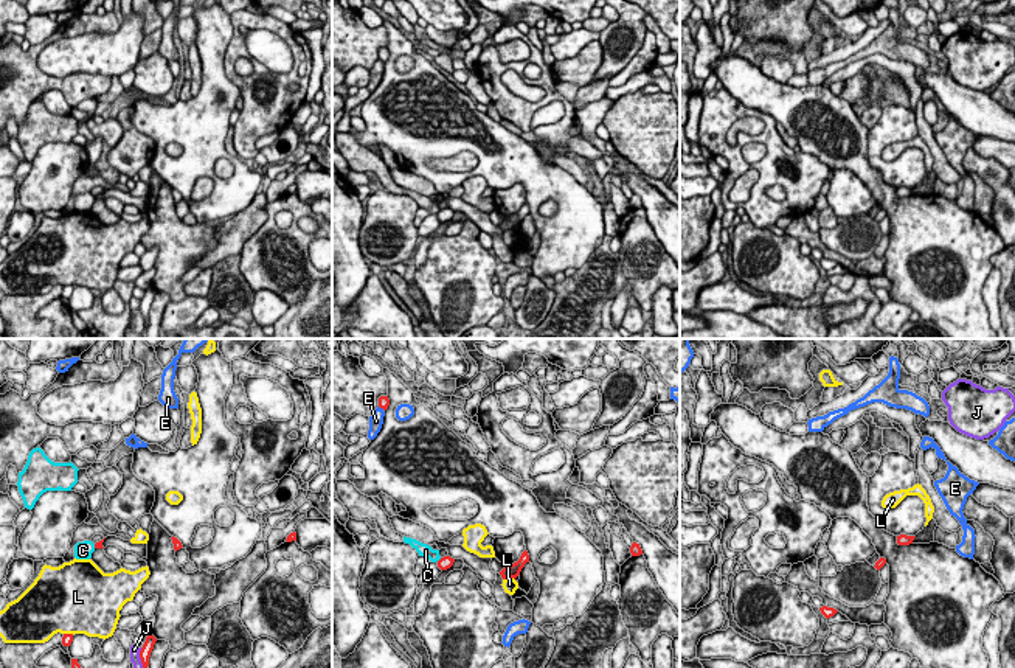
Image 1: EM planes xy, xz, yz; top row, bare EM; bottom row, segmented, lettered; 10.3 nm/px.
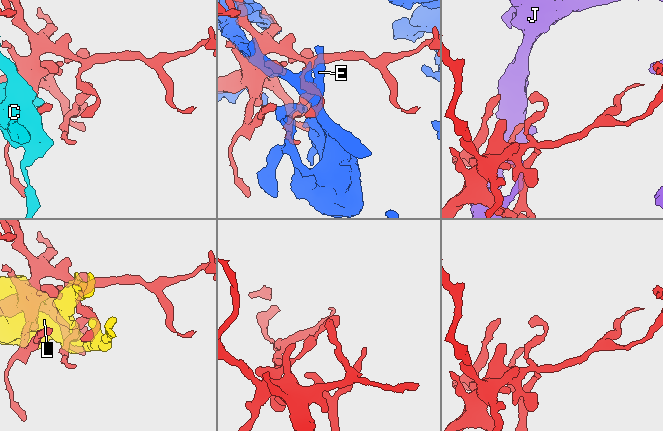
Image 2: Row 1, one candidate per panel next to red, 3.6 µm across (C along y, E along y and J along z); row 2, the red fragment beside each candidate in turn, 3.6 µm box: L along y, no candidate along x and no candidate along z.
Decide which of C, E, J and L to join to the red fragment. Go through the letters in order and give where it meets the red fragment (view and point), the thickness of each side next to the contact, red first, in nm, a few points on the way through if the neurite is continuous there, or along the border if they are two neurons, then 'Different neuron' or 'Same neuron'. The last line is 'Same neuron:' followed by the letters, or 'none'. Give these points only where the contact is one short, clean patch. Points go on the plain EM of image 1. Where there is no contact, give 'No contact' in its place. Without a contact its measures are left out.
C: Touches red at xz (439, 212). Thickness 130 nm (red) against 130 nm. Boundary: xz (441, 210), (438, 213). Different neuron
E: Touches red at xz (382, 59). Thickness 120 nm (red) against 140 nm. Different neuron
J: Touches red at xy (140, 309). Thickness 120 nm (red) against 130 nm. Different neuron
L: Touches red at xz (508, 229). Thickness 140 nm (red) against 160 nm. Different neuron
Same neuron: none

